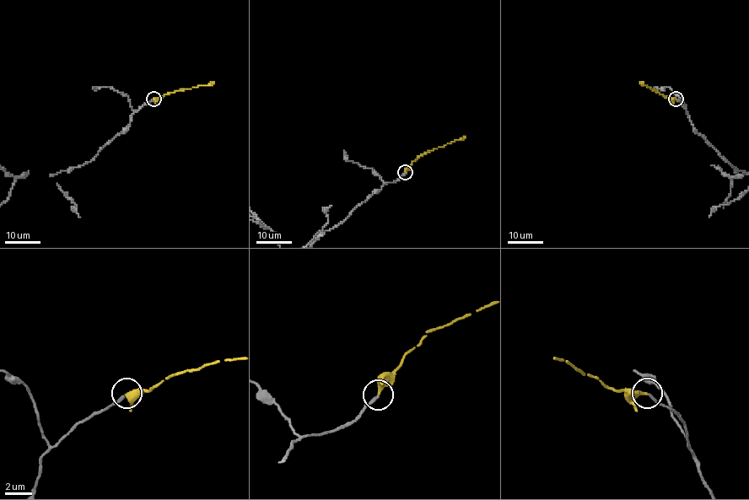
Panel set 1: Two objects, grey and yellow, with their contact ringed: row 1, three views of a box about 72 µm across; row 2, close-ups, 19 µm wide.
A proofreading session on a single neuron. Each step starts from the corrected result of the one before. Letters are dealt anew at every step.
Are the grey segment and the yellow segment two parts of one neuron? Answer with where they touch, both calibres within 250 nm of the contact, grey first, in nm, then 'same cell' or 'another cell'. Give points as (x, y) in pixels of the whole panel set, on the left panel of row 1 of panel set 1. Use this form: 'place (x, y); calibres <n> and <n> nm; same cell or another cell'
place (153, 99); calibres 190 and 320 nm; same cell

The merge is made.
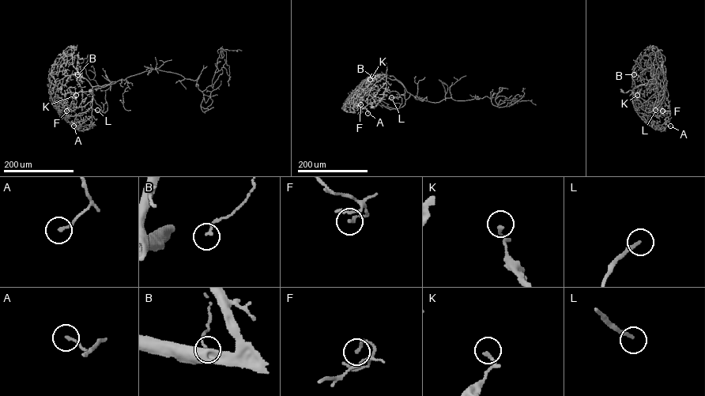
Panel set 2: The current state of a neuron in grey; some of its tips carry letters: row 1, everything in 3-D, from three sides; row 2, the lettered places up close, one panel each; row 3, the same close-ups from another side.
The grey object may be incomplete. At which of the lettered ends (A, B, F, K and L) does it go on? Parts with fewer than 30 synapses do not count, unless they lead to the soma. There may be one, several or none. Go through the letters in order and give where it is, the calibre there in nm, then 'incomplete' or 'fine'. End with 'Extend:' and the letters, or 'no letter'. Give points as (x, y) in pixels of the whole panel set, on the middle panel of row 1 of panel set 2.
A: (367, 113) | 150 nm | fine
B: (372, 76) | 140 nm | fine
F: (360, 104) | 150 nm | fine
K: (370, 79) | 110 nm | fine
L: (391, 97) | 200 nm | incomplete
Extend: L

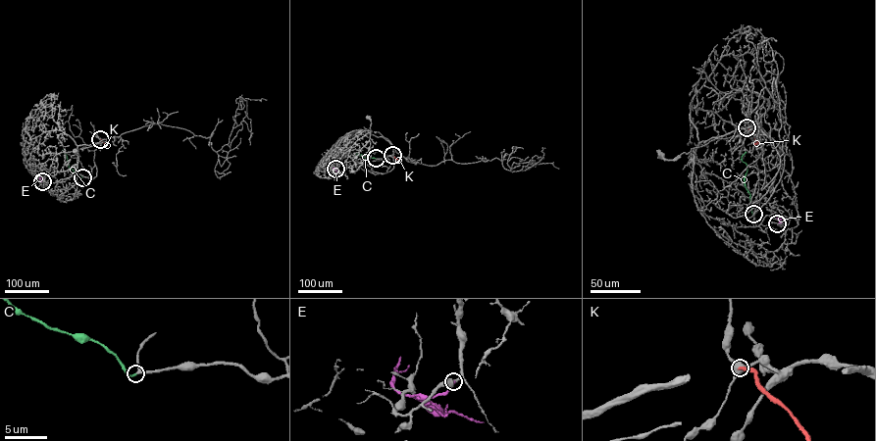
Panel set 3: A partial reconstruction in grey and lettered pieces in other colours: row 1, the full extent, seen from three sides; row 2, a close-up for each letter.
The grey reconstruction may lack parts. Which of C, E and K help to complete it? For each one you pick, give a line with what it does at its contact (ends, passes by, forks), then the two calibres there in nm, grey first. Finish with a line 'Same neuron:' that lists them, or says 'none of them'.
C: It ends there. Thickness 240 nm (grey) against 190 nm
Same neuron: C

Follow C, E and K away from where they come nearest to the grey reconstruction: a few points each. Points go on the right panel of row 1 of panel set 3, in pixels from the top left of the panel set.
C: (753, 214), (745, 184), (747, 164), (742, 160), (746, 152)
E: (777, 223), (775, 212)
K: (747, 127), (757, 142)

